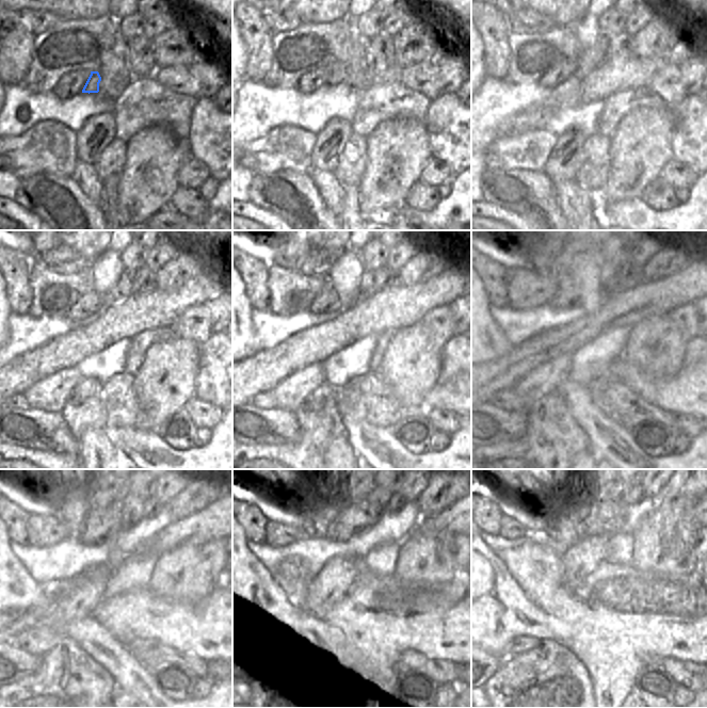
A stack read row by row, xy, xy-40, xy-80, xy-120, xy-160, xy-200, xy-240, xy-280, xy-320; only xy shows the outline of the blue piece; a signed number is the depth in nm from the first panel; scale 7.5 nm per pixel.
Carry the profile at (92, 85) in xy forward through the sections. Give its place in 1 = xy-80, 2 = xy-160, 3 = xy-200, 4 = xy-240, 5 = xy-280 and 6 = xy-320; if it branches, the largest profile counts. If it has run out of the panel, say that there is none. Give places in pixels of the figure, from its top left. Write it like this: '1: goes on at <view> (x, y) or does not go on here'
1: goes on at xy-80 (590, 59)
2: goes on at xy-160 (368, 280)
3: goes on at xy-200 (609, 282)
4: goes on at xy-240 (131, 508)
5: goes on at xy-280 (379, 498)
6: goes on at xy-320 (620, 492)

